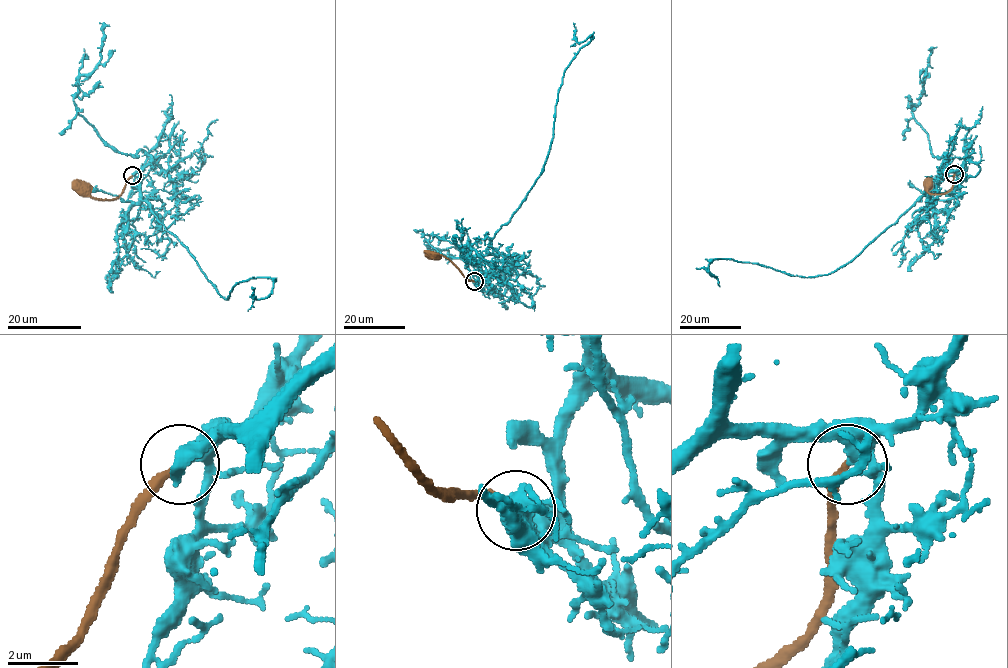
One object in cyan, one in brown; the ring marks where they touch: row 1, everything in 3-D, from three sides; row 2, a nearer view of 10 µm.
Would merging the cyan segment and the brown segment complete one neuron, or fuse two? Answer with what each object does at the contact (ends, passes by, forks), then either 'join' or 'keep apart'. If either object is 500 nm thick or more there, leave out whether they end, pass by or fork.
cyan passes by; brown ends; join

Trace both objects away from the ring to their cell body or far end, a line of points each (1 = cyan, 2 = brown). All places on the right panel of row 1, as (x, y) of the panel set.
1: (955, 174), (942, 172), (827, 274), (790, 276), (731, 259), (712, 261), (716, 276), (696, 268)
2: (955, 174), (952, 187), (941, 194), (930, 194), (926, 183)

